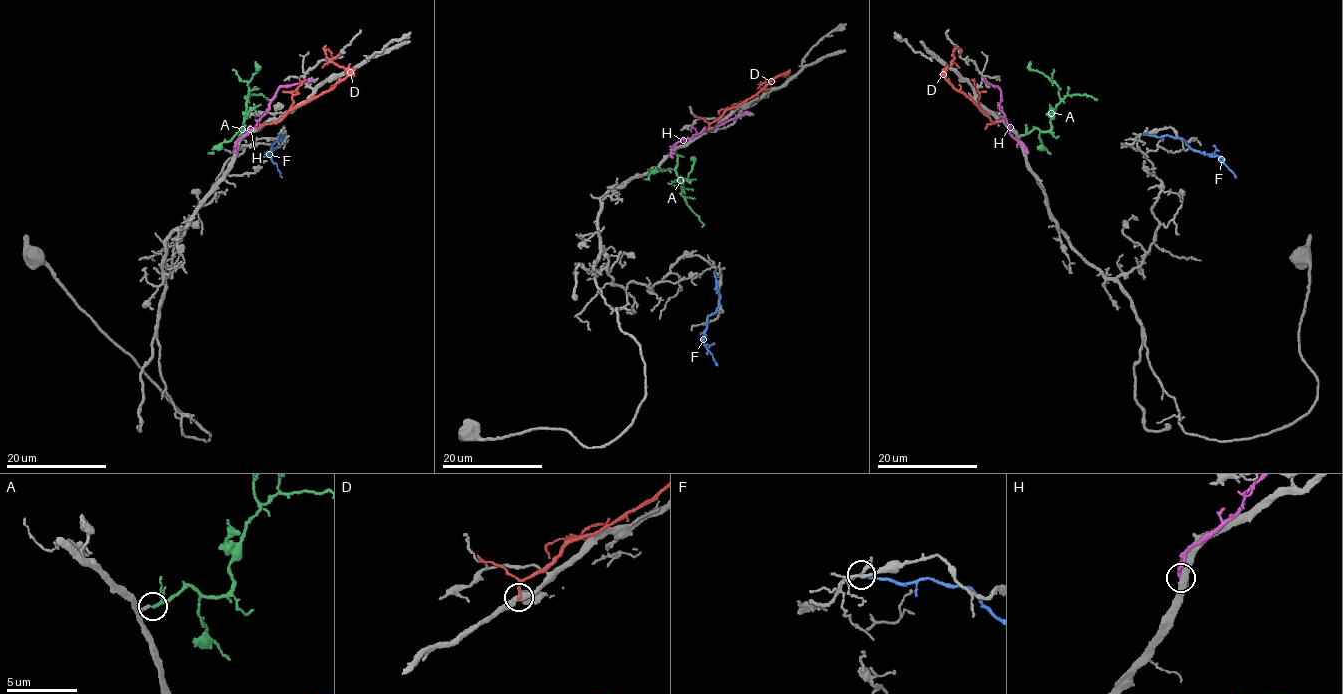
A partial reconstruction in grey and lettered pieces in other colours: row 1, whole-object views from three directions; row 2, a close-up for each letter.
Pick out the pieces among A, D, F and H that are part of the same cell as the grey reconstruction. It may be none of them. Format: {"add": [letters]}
{"add": ["A"]}

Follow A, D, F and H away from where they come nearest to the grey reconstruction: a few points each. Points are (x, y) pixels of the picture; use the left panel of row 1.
A: (239, 135), (241, 128), (243, 131), (248, 83), (258, 71), (255, 62)
D: (273, 121), (276, 122), (291, 108), (332, 89), (343, 79), (348, 73), (327, 57), (324, 48), (330, 54)
F: (279, 133), (281, 137), (284, 135), (271, 146), (268, 155), (281, 177)
H: (235, 150), (235, 143), (253, 128), (276, 91), (312, 77)

